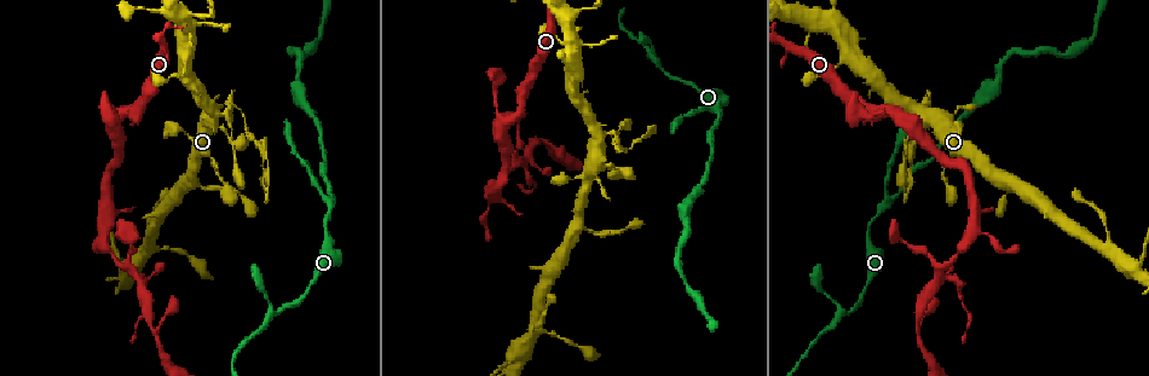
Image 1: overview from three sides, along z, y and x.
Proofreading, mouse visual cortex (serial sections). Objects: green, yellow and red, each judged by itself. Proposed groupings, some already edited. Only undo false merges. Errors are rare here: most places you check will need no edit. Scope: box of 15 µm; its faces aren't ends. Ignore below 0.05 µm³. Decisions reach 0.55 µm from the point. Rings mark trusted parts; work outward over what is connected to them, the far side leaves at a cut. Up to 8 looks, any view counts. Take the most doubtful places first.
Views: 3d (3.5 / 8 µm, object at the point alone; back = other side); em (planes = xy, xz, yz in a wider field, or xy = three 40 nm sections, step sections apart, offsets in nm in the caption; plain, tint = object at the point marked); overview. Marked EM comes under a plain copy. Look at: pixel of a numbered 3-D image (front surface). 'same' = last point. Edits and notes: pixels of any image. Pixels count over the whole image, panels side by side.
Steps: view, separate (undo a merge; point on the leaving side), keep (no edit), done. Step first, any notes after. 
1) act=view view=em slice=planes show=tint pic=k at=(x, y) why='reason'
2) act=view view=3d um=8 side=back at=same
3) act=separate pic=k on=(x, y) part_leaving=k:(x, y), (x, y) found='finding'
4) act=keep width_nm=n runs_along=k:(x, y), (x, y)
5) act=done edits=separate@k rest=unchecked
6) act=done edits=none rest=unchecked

act=view view=3d um=3.5 side=back pic=1 at=(333, 199) why='three arms meet'

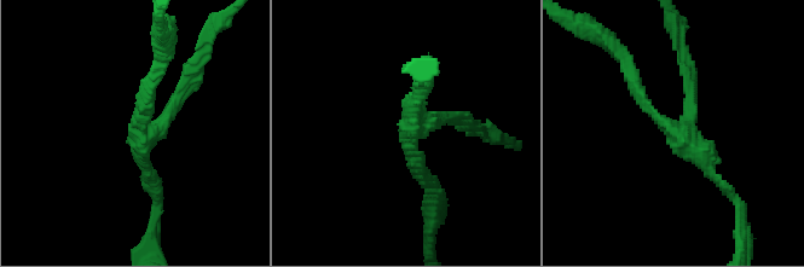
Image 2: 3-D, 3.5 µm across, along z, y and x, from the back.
act=view view=em slice=xy step=2 show=tint pic=2 at=(145, 135)

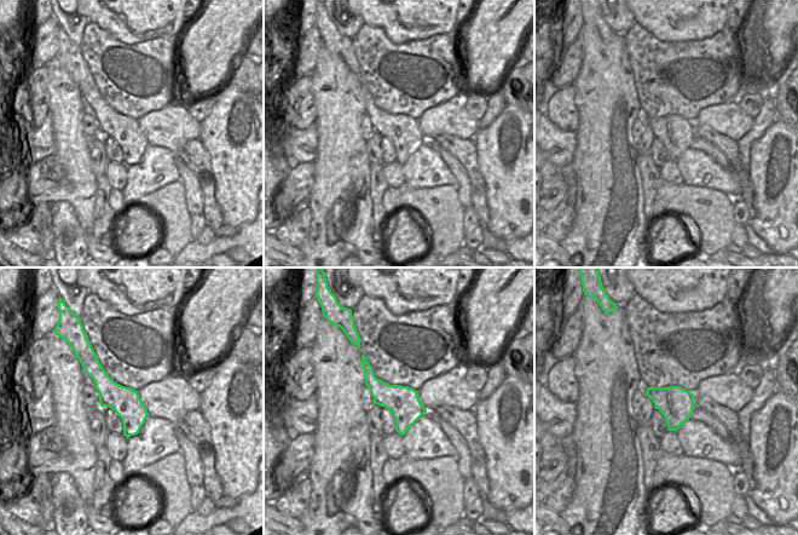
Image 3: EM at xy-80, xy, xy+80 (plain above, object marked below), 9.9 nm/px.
act=keep arms=3 runs_along=2:(733, 198), (634, 80) found='all the same cell'

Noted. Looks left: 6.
act=view view=3d um=3.5 pic=1 at=(519, 160) why='four arms meet'

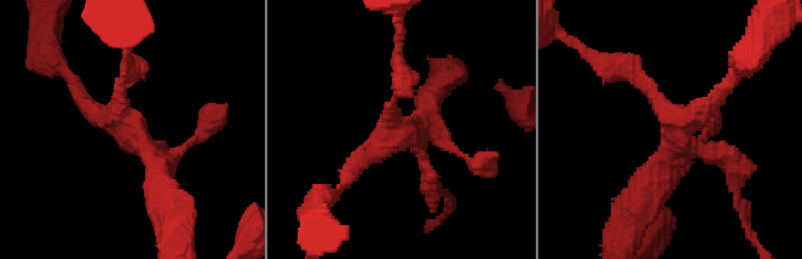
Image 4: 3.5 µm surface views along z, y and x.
act=view view=em slice=xy step=3 show=tint pic=4 at=(394, 136) arms=4 arm_widths_nm=150,200,200,300 why='now the EM'

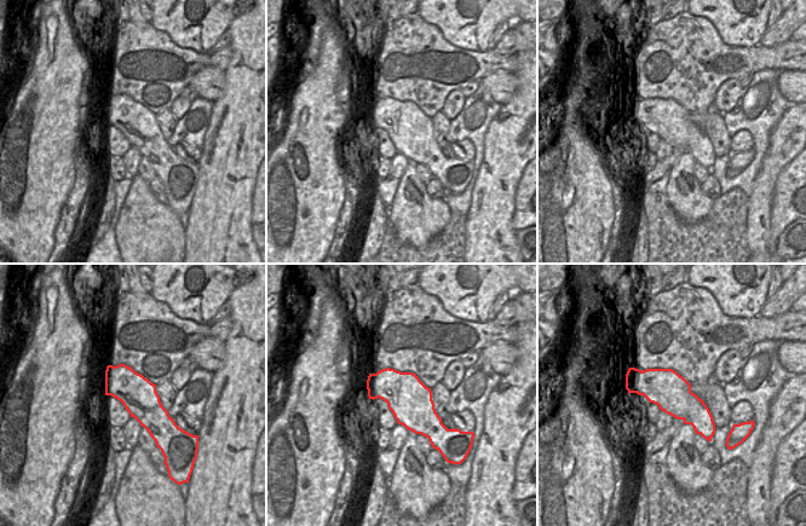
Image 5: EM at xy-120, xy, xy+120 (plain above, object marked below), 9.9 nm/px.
act=keep runs_along=5:(631, 371), (665, 387), (709, 434) found='all the same cell'

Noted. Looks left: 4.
act=view view=3d um=3.5 side=back pic=1 at=(840, 311) why='a narrow waist'

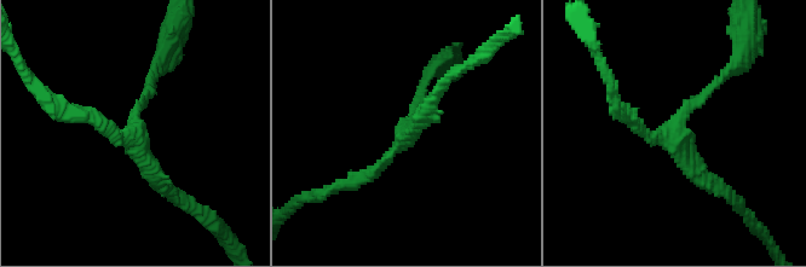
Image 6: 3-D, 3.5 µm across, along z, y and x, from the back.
act=view view=em slice=planes show=tint pic=6 at=(405, 136)

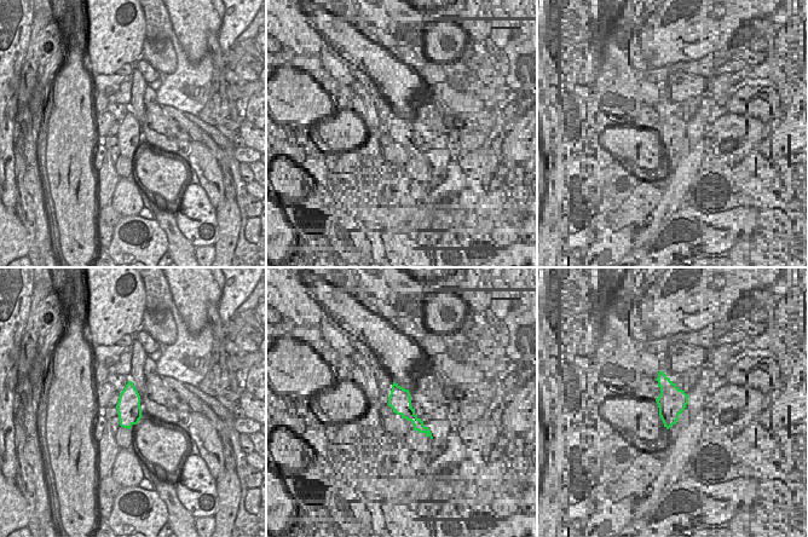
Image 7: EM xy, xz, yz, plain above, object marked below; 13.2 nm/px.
act=view view=em slice=xy step=1 show=tint at=same

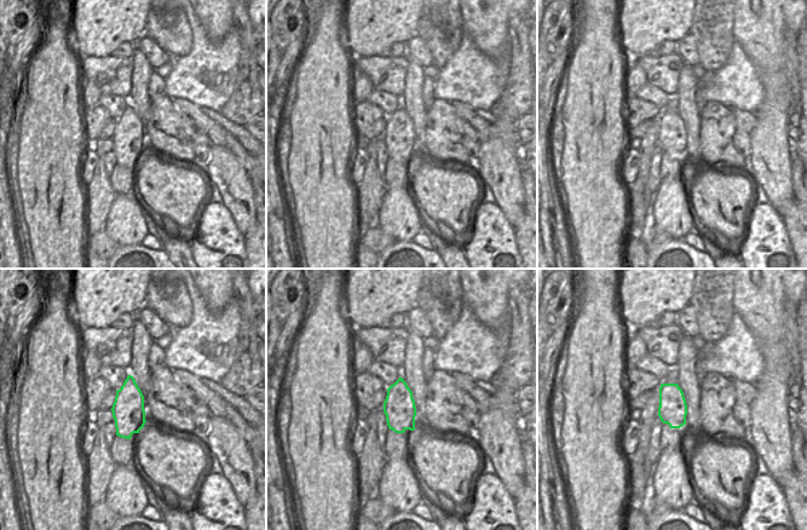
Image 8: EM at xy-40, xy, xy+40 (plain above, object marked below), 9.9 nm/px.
act=keep arm_widths_nm=100,200,200 runs_along=6:(346, 183), (387, 158), (439, 87) found='one cell here'

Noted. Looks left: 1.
act=done edits=none rest=unchecked

